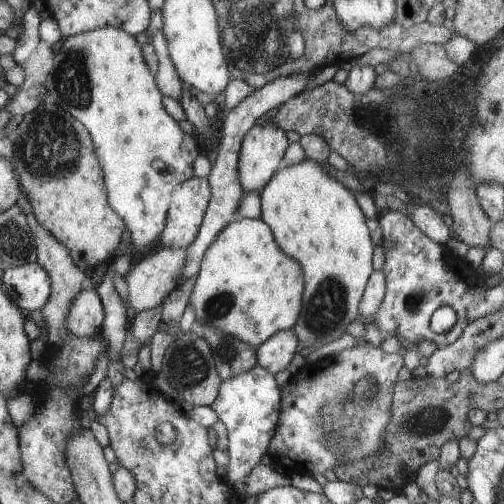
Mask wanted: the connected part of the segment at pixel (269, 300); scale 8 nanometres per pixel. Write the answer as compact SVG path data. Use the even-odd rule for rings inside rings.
M261 217L233 220L204 252L200 272L189 298L196 319L194 327L200 331L208 326L257 348L276 332L292 329L296 324L302 310L302 286L302 266L280 250L271 228Z

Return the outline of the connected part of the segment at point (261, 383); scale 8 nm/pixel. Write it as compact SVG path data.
M256 365L248 372L240 372L221 381L216 400L211 404L228 430L230 464L226 482L236 490L243 502L247 499L244 496L246 476L260 464L262 456L267 453L270 440L277 431L281 396L281 389L278 388L274 375Z

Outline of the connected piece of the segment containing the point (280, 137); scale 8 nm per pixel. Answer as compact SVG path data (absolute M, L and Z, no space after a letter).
M270 119L264 120L262 124L252 126L242 139L238 158L238 176L244 192L262 192L268 181L278 171L279 164L284 158L286 149L290 146L290 140L283 128L278 128L276 123L272 124Z

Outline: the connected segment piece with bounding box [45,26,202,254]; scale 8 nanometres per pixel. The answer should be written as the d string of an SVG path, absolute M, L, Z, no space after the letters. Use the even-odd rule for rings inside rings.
M102 26L88 32L82 32L80 34L72 35L66 38L65 42L58 52L56 52L53 58L53 64L55 67L47 76L45 86L47 87L48 94L51 101L53 101L60 108L63 108L70 116L74 116L76 120L80 120L92 134L92 140L94 140L94 146L96 146L96 154L98 154L98 160L100 160L100 166L102 166L102 172L104 172L104 182L106 188L106 194L108 198L108 204L110 208L116 212L122 220L124 220L128 230L131 232L131 240L133 246L133 254L141 254L143 252L155 250L159 244L160 234L164 230L167 212L170 206L171 194L180 188L180 184L189 178L194 177L194 161L198 158L198 155L202 152L202 146L199 144L197 137L194 134L186 134L182 128L162 105L163 94L156 86L155 75L148 68L144 55L142 54L142 45L136 40L134 36L124 32L121 28L114 28L113 26Z

